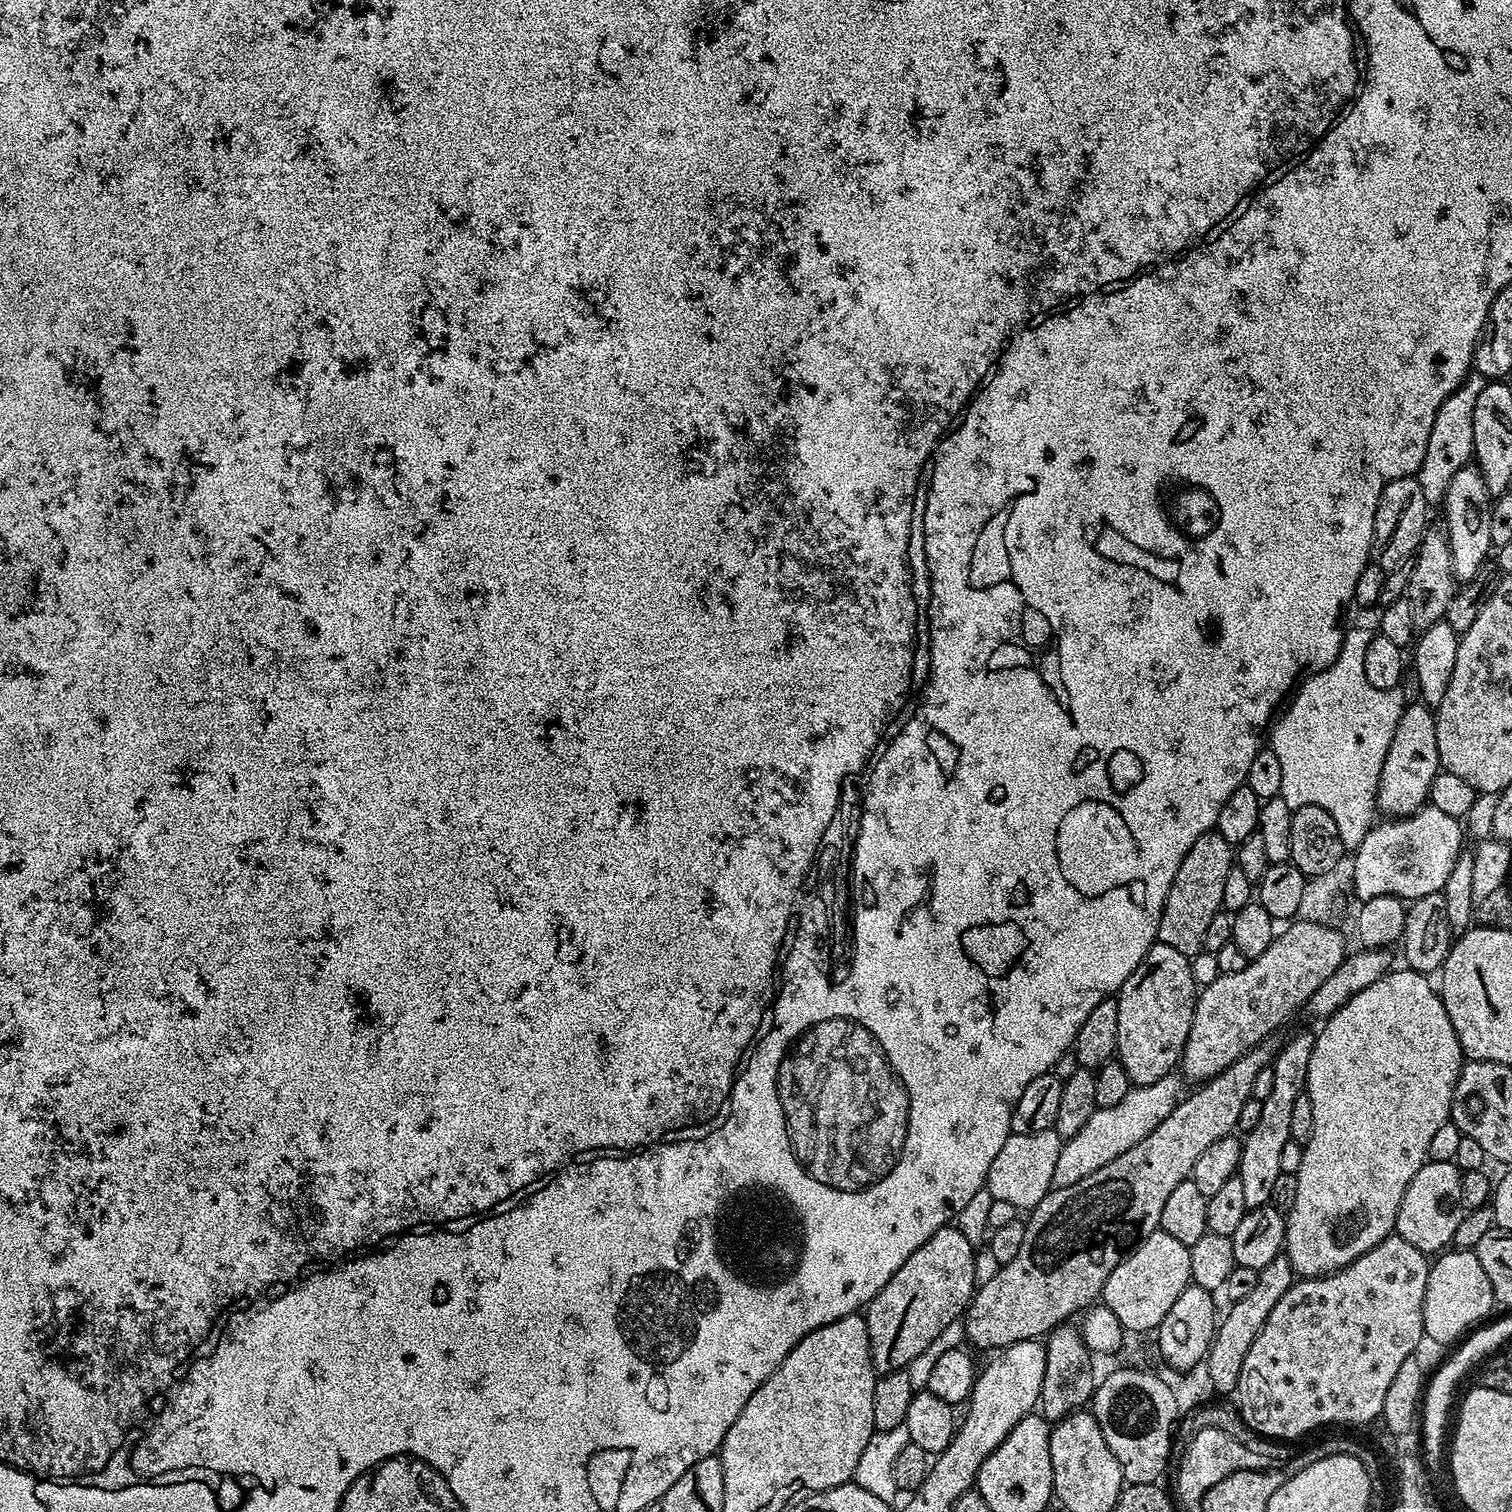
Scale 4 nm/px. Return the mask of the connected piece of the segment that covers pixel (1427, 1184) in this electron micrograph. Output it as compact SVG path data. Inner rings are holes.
M1428 1160L1418 1174L1414 1174L1410 1186L1406 1186L1406 1194L1398 1210L1395 1235L1426 1254L1447 1249L1452 1244L1454 1230L1458 1230L1466 1215L1463 1182L1460 1167L1455 1162Z

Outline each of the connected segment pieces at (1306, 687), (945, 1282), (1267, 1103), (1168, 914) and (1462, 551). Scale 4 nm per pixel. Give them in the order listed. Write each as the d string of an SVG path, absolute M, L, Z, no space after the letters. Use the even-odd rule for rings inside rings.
M1349 627L1345 631L1336 661L1326 670L1307 677L1295 689L1290 703L1279 713L1278 719L1270 728L1270 747L1278 758L1278 767L1282 769L1280 797L1286 802L1286 806L1294 810L1307 804L1322 806L1322 810L1326 810L1326 814L1334 818L1338 834L1348 850L1359 846L1377 819L1376 795L1382 778L1382 766L1386 762L1398 718L1406 707L1406 699L1404 700L1399 687L1378 689L1370 686L1369 679L1366 678L1365 653L1373 635L1373 629Z
M945 1226L936 1231L933 1236L882 1286L882 1290L866 1306L866 1319L868 1321L868 1337L870 1338L870 1358L877 1373L905 1371L928 1347L939 1341L940 1336L946 1330L946 1326L957 1323L965 1315L966 1309L972 1303L972 1297L978 1287L978 1281L974 1274L974 1262L977 1249L972 1248L968 1236L959 1232L956 1226Z
M1300 1032L1292 1036L1275 1053L1270 1065L1274 1072L1274 1086L1267 1098L1262 1100L1262 1115L1259 1116L1254 1130L1250 1130L1242 1140L1240 1150L1239 1176L1248 1208L1261 1208L1269 1203L1274 1190L1274 1181L1280 1173L1281 1153L1286 1142L1292 1139L1290 1134L1290 1113L1294 1110L1294 1102L1305 1095L1310 1070L1310 1054L1316 1045L1316 1032Z
M1215 830L1202 834L1190 850L1186 850L1186 858L1182 858L1182 866L1178 866L1178 874L1174 874L1174 882L1170 882L1170 894L1166 894L1166 902L1162 906L1162 918L1158 922L1157 941L1173 950L1178 950L1178 954L1186 954L1193 958L1204 951L1206 942L1206 930L1210 926L1210 921L1214 919L1214 914L1218 914L1224 907L1222 893L1226 882L1226 874L1234 866L1234 846L1222 838L1222 834Z
M1465 466L1450 480L1450 486L1442 501L1444 508L1442 524L1448 534L1448 545L1452 551L1452 565L1457 581L1473 580L1493 551L1494 545L1490 538L1490 514L1493 503L1494 498L1486 490L1486 482L1479 468ZM1488 551L1490 551L1489 556Z

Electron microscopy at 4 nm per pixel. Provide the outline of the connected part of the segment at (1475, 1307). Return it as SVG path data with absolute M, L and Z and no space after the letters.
M1444 1250L1431 1261L1424 1295L1425 1336L1451 1345L1451 1340L1459 1341L1469 1330L1487 1321L1492 1316L1492 1308L1494 1297L1490 1278L1486 1278L1486 1270L1482 1270L1482 1262L1478 1262L1475 1251Z

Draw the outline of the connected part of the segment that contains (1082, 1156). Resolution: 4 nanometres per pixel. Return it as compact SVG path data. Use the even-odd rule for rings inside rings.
M1175 1075L1163 1076L1153 1084L1141 1084L1133 1087L1117 1105L1110 1105L1108 1108L1097 1108L1096 1113L1074 1134L1074 1138L1063 1141L1060 1145L1058 1162L1054 1165L1053 1188L1065 1188L1074 1186L1074 1182L1082 1182L1094 1170L1102 1170L1106 1162L1118 1158L1118 1154L1126 1154L1130 1146L1142 1142L1146 1134L1150 1134L1173 1110L1176 1109L1181 1099L1181 1081L1175 1080Z

